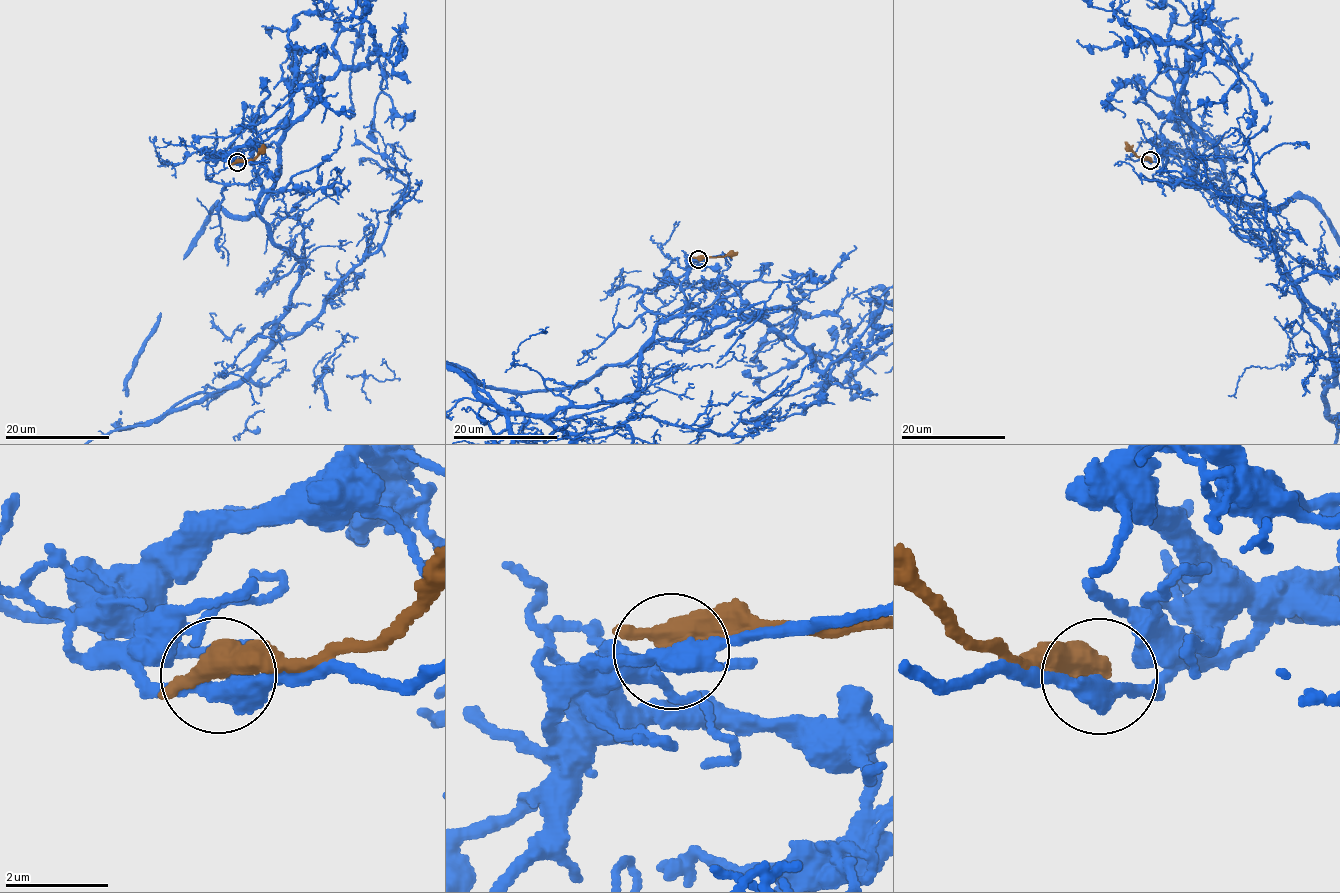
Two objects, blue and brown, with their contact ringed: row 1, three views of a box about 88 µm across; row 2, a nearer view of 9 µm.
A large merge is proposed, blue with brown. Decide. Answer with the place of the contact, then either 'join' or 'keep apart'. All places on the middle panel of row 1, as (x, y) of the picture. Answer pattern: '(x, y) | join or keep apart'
(698, 259) | keep apart

